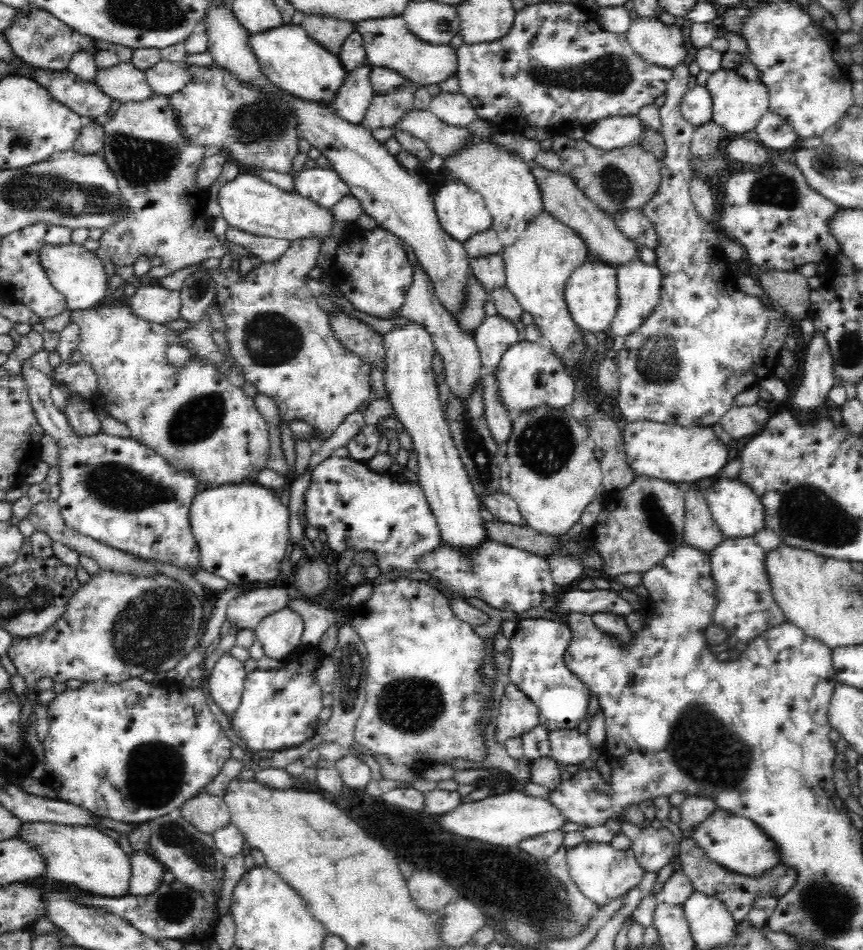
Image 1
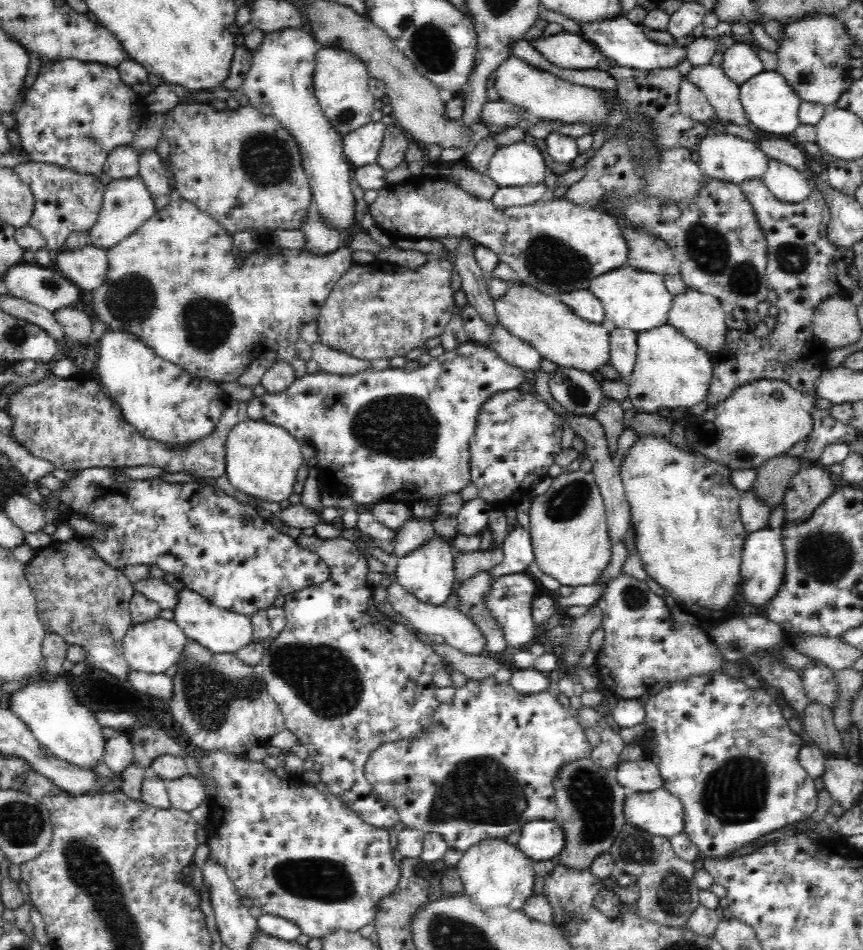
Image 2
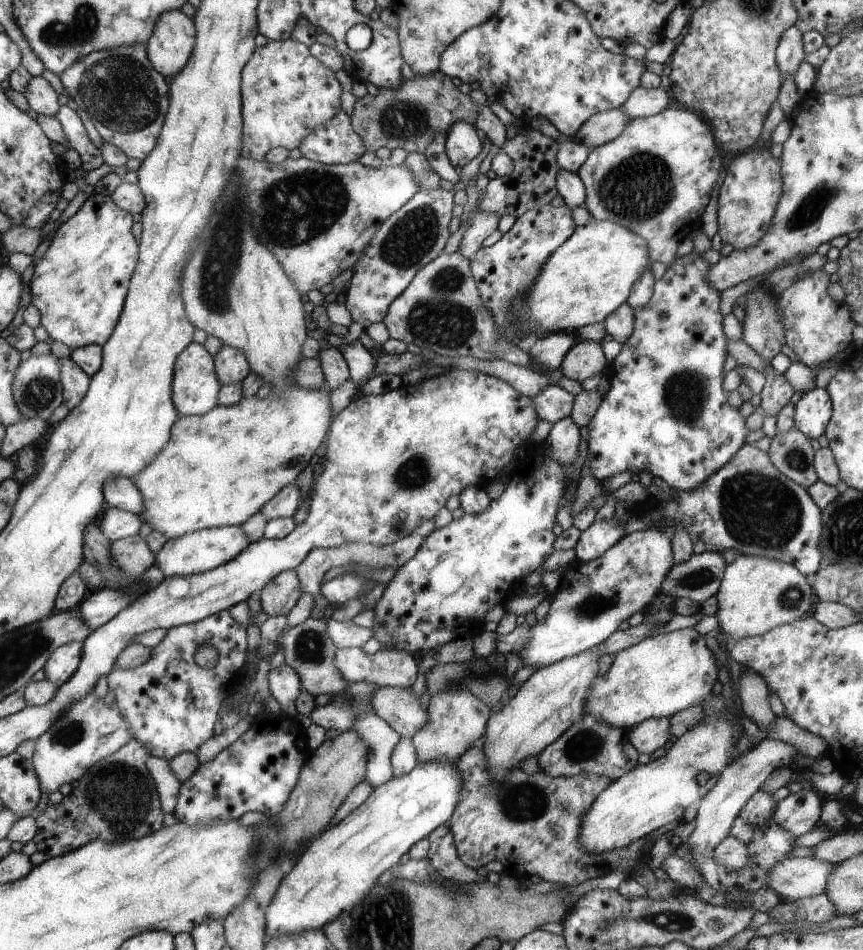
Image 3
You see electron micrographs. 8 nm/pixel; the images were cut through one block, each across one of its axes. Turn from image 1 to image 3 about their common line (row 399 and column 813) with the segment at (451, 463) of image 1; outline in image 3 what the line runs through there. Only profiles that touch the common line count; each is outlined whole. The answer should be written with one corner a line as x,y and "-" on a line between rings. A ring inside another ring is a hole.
811,388
794,404
794,427
808,439
817,439
824,434
831,418
832,399
824,388

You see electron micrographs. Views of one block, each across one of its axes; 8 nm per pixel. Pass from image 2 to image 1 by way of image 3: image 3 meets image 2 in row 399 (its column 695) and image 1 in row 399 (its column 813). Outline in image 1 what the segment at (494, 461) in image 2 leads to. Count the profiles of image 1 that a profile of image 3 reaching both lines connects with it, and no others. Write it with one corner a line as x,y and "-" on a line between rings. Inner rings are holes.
518,341
504,352
500,364
496,368
498,373
499,395
510,416
515,417
518,411
526,411
546,403
550,407
570,407
575,397
576,386
562,361
550,348
539,341

